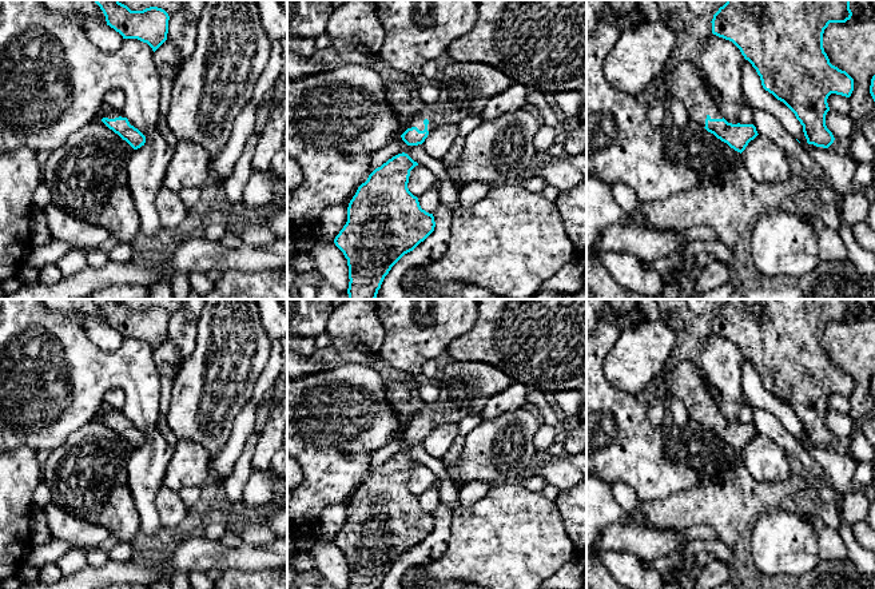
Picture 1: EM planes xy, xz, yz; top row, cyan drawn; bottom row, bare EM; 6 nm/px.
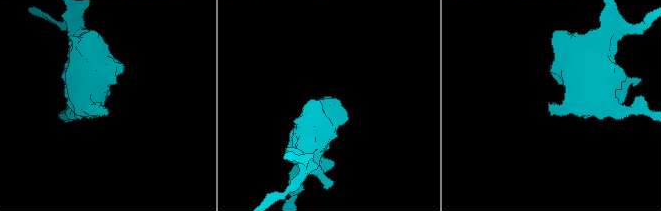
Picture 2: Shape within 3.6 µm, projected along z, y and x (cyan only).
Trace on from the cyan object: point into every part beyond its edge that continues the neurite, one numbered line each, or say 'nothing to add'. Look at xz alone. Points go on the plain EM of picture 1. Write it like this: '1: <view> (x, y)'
1: xz (465, 387)

